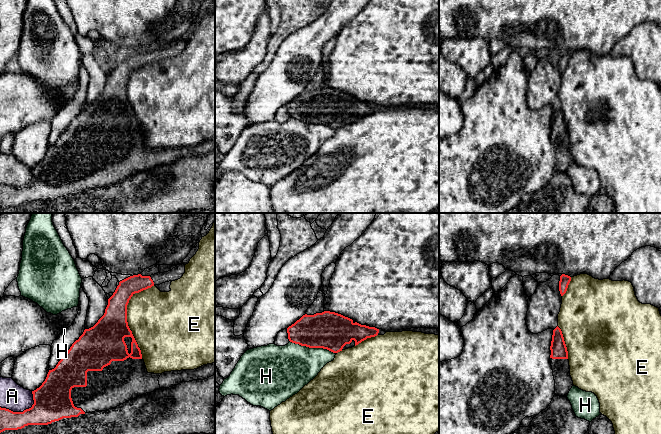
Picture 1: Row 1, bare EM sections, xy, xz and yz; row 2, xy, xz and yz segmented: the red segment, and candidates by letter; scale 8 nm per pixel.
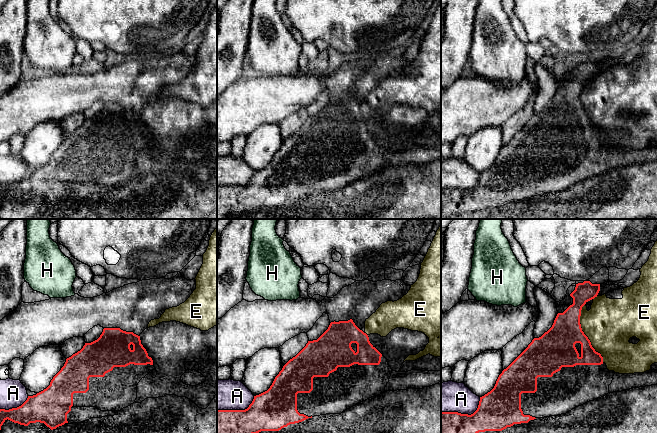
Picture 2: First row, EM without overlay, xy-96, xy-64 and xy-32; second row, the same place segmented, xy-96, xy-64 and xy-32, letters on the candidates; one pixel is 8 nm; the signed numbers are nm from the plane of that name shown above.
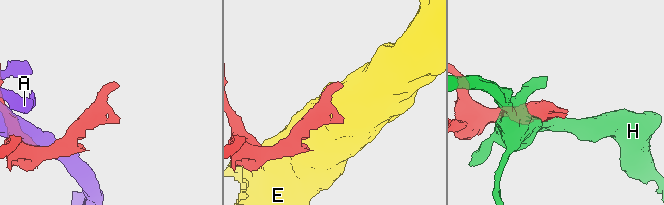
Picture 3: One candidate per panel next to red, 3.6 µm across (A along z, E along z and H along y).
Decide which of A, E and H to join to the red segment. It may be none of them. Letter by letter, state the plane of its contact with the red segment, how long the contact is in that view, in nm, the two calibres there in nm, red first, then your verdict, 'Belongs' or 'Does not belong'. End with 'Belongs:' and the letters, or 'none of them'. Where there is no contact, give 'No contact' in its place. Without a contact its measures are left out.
A: Touches red in xy. Shared border 300 nm. Thickness 300 nm (red) against 200 nm. Does not belong
E: Touches red in xy. Shared border 600 nm. Thickness 300 nm (red) against 460 nm. Does not belong
H: Touches red in xz. Shared border 380 nm. Thickness 300 nm (red) against 380 nm. Does not belong
Belongs: none of them

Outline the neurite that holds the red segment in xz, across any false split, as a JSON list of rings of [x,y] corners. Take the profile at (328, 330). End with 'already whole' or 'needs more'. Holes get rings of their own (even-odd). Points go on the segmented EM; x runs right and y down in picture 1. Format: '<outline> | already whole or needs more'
[[[324,311],[303,315],[287,328],[290,342],[333,353],[352,348],[367,338],[384,335],[382,329],[361,325],[341,314]]] | needs more

